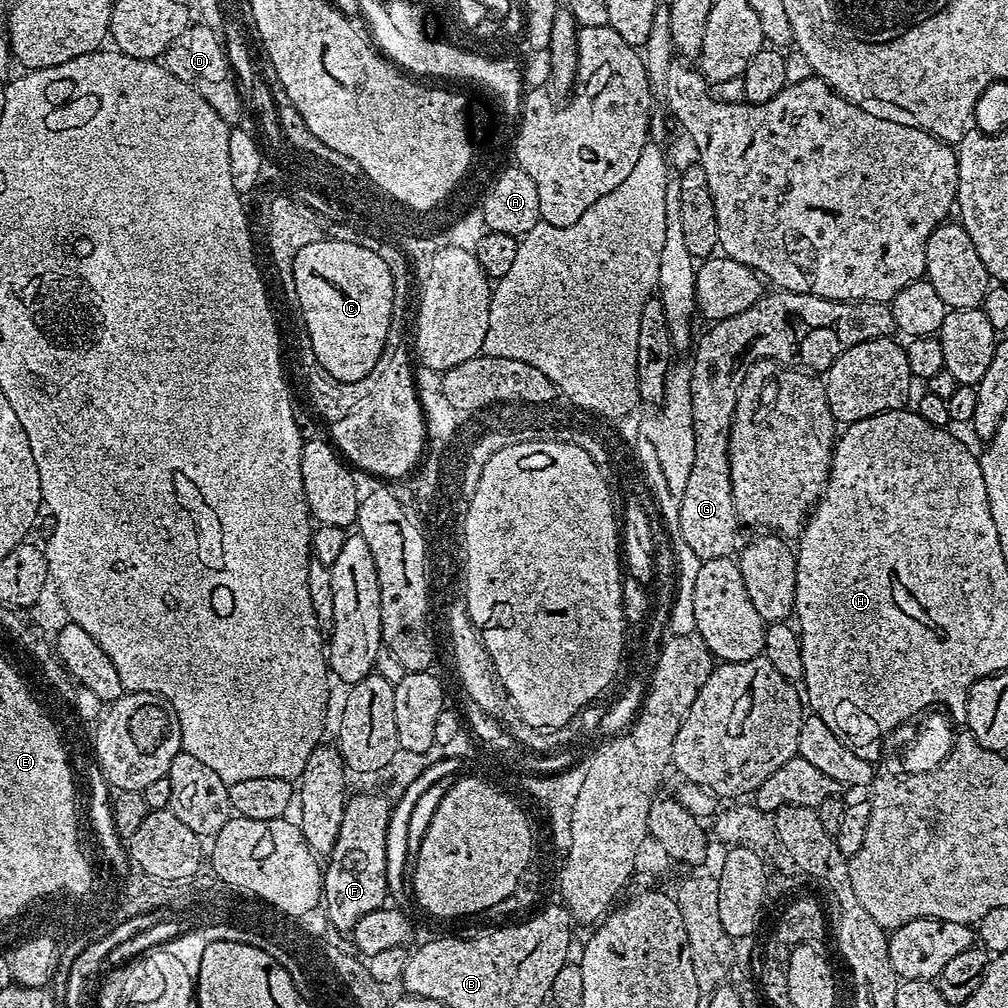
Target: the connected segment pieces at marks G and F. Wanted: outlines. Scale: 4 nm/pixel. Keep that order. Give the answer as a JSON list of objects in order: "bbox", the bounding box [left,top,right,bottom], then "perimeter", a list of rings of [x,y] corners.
[{"bbox":[678,290,897,562],"perimeter":[[[779,290],[765,291],[758,302],[754,302],[754,306],[747,310],[742,310],[742,314],[715,321],[709,328],[712,328],[709,332],[704,332],[701,336],[699,333],[691,353],[690,402],[694,414],[694,466],[690,466],[690,478],[686,481],[686,490],[682,490],[682,506],[678,510],[679,539],[684,539],[681,540],[683,547],[694,550],[701,562],[710,558],[732,556],[737,551],[736,539],[742,531],[732,493],[728,443],[732,433],[736,396],[740,393],[746,369],[758,360],[774,360],[777,364],[799,366],[816,374],[824,374],[839,356],[850,350],[850,346],[858,346],[858,342],[870,342],[874,338],[892,338],[897,335],[891,303],[831,300],[818,298],[814,294]]]},{"bbox":[322,792,392,929],"perimeter":[[[376,792],[347,797],[332,855],[322,868],[322,912],[328,922],[340,929],[346,929],[356,916],[362,918],[362,914],[370,914],[370,910],[385,907],[390,875],[388,826],[392,823],[392,809],[390,800]]]}]

